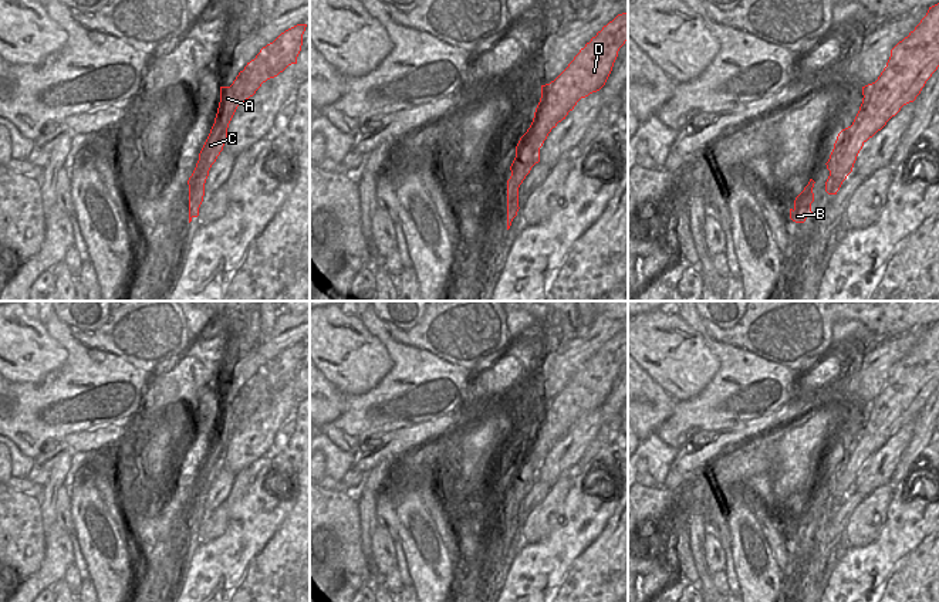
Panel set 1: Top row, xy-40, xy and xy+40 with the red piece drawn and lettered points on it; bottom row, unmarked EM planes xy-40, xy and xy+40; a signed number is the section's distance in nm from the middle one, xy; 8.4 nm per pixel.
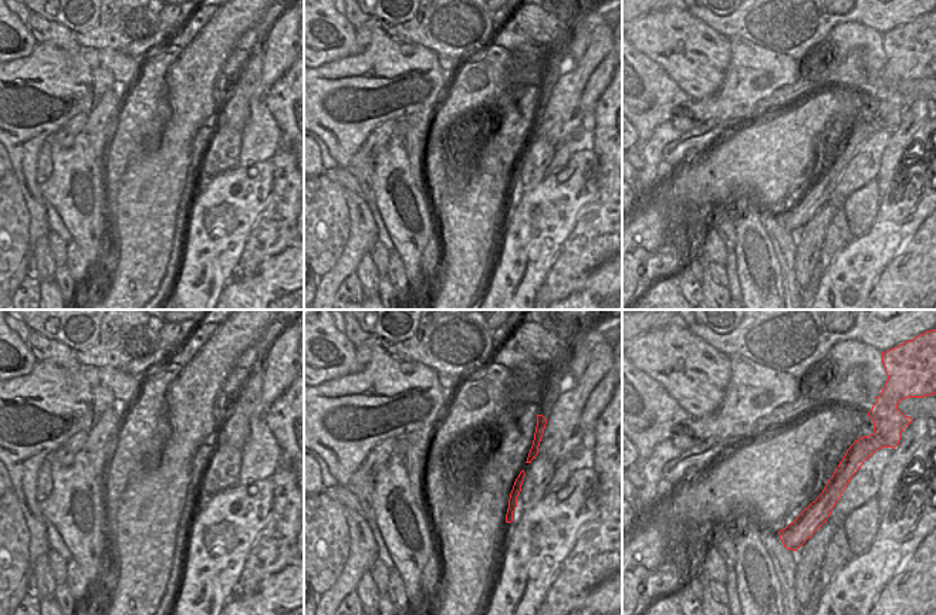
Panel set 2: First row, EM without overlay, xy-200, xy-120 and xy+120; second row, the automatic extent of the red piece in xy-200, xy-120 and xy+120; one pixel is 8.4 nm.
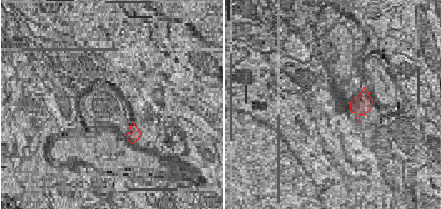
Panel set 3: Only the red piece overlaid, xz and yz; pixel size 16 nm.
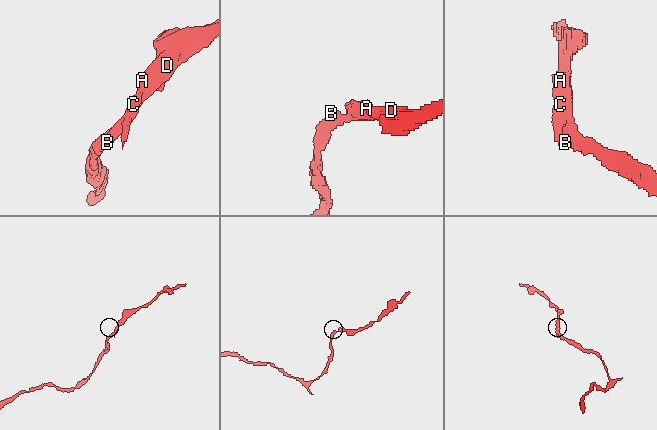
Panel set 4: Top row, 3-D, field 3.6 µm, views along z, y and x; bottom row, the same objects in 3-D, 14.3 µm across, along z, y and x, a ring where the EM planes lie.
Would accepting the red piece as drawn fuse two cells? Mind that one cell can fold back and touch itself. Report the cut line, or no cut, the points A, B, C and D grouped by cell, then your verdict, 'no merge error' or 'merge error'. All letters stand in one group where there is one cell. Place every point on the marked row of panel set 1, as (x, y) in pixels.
no cut; A B C D; no merge error

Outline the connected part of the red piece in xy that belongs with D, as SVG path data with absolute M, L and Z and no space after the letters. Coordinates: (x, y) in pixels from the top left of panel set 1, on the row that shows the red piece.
M628 13L602 27L550 84L541 85L541 98L533 122L516 146L507 180L507 230L519 212L519 187L540 162L540 148L553 128L565 119L581 98L599 91L614 67L619 48L628 40Z

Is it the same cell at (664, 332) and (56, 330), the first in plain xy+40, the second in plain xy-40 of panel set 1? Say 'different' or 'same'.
different

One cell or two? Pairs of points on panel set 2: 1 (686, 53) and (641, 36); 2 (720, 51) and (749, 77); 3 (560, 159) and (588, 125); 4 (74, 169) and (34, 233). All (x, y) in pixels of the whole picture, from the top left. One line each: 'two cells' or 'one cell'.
1: one cell
2: two cells
3: one cell
4: two cells

